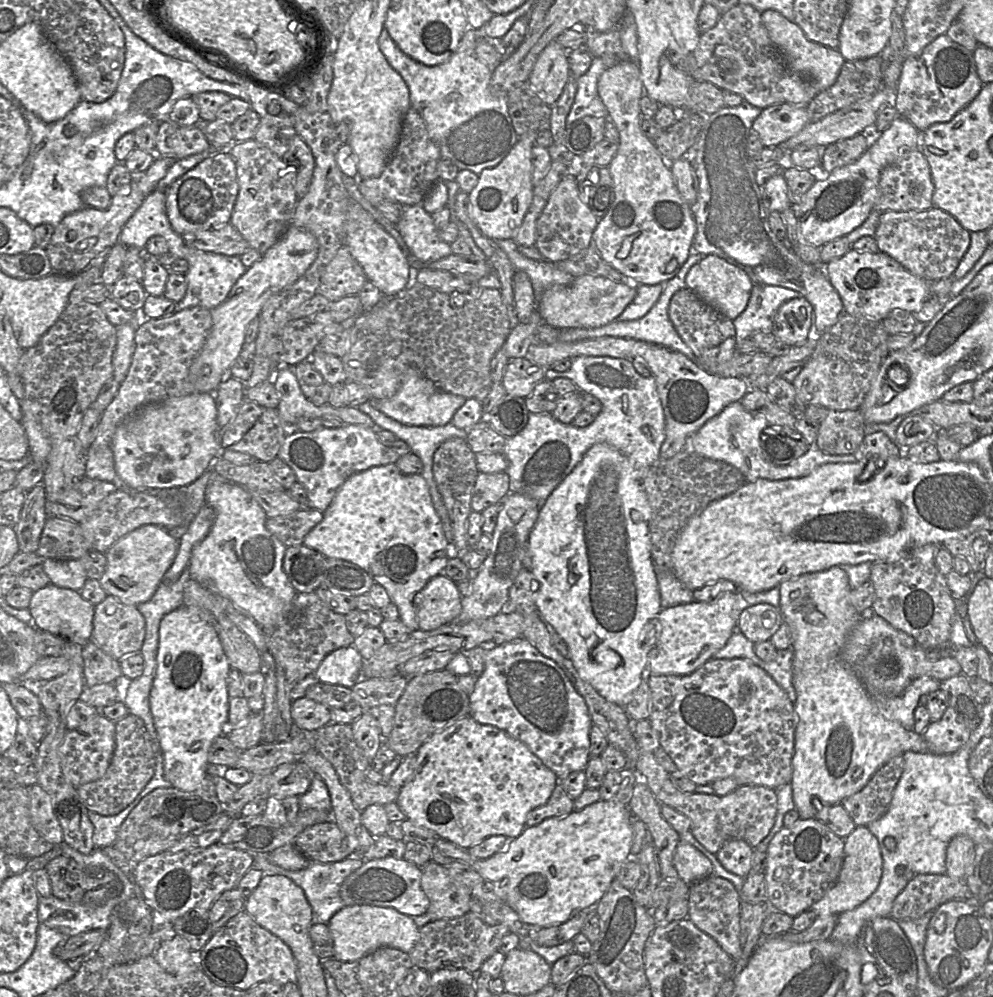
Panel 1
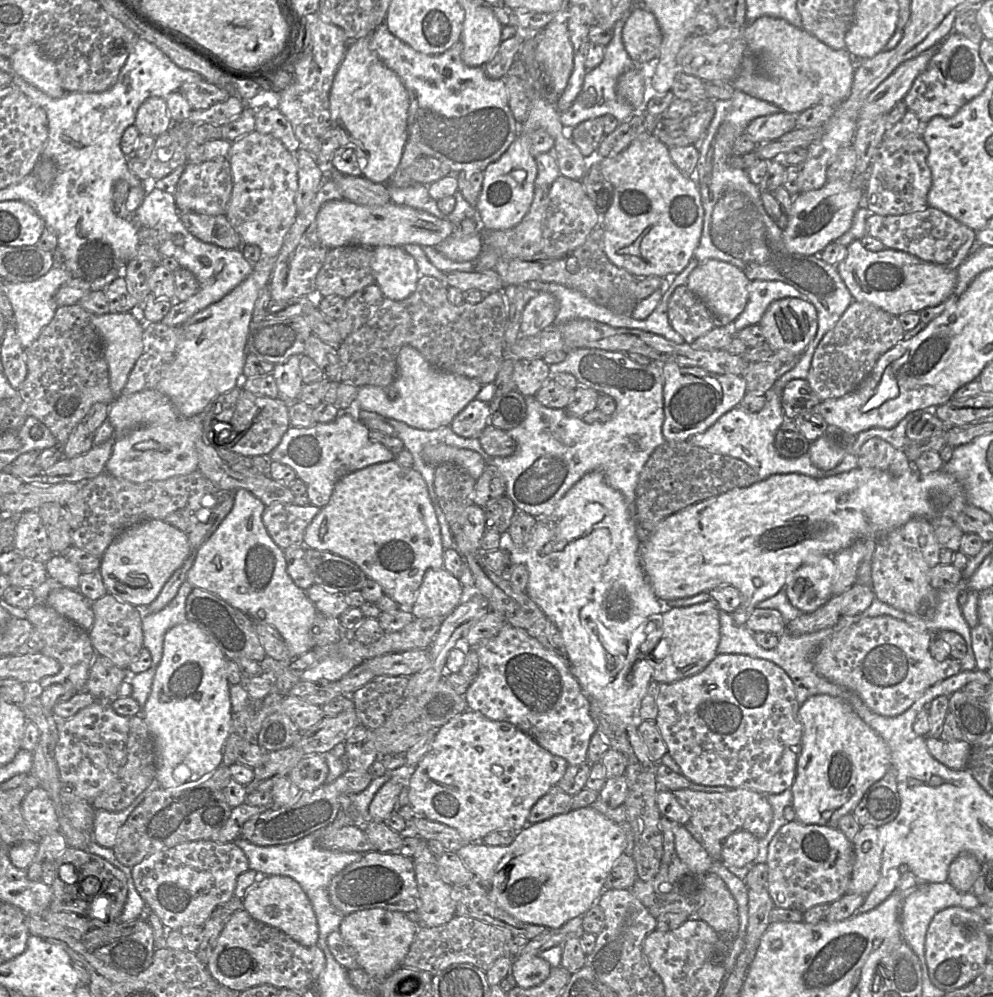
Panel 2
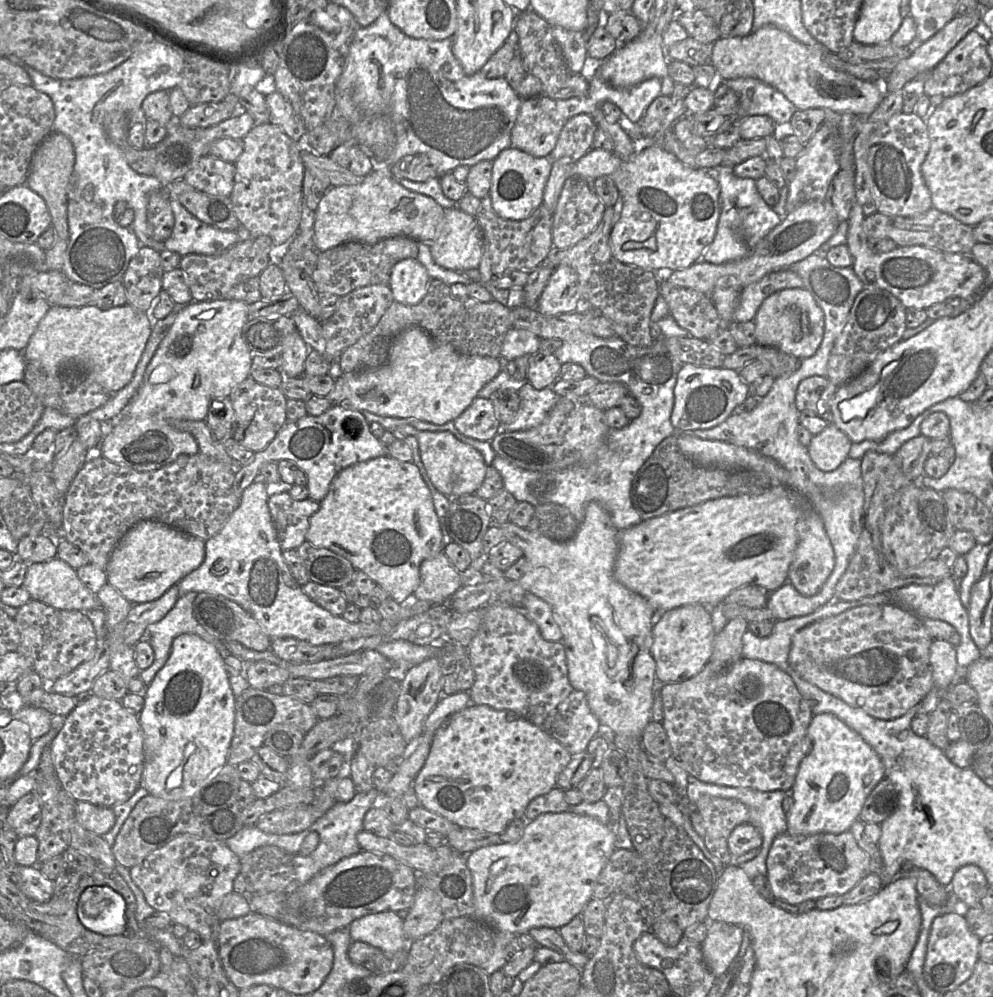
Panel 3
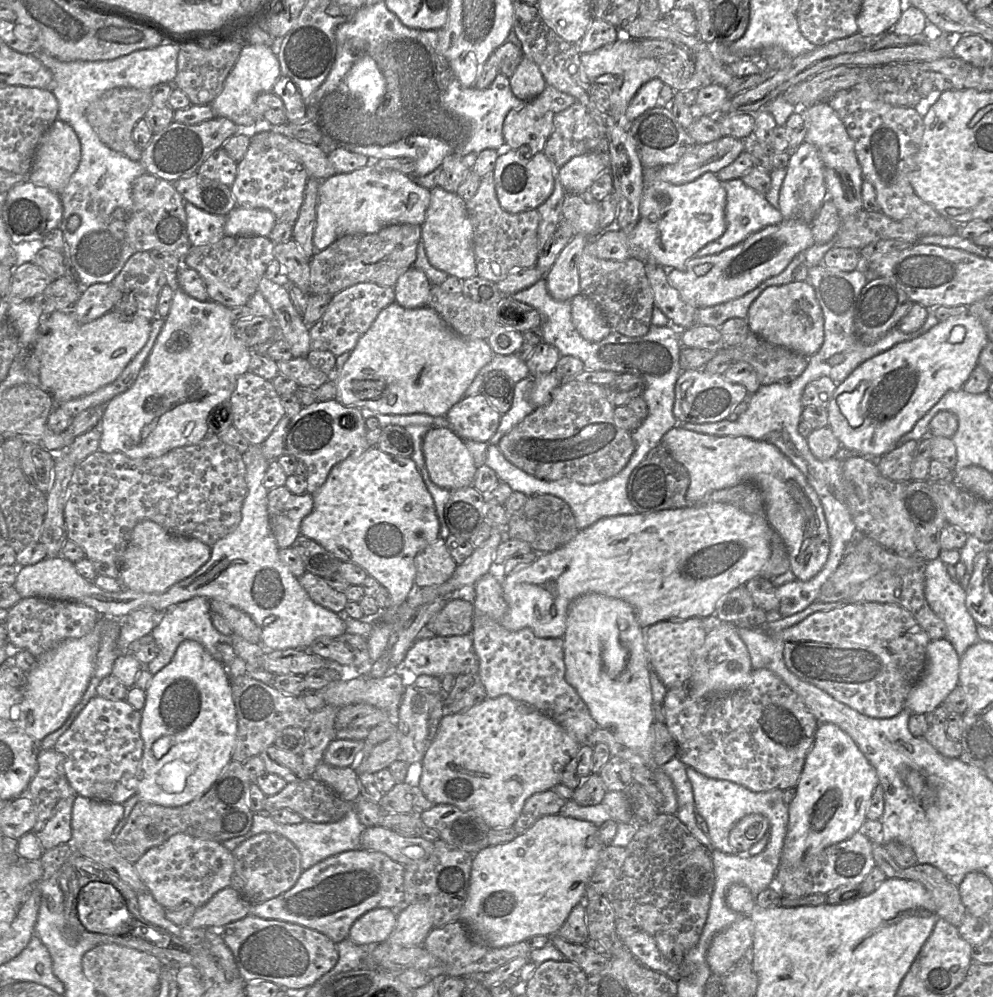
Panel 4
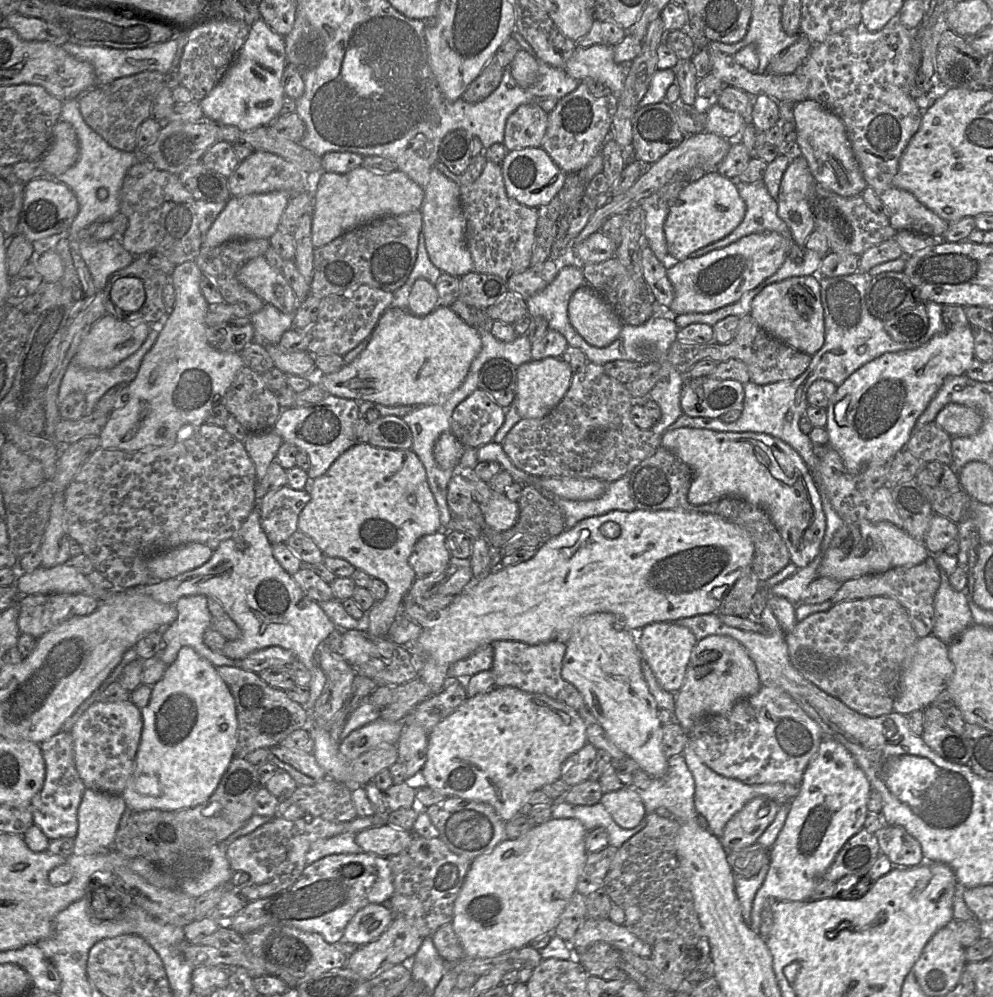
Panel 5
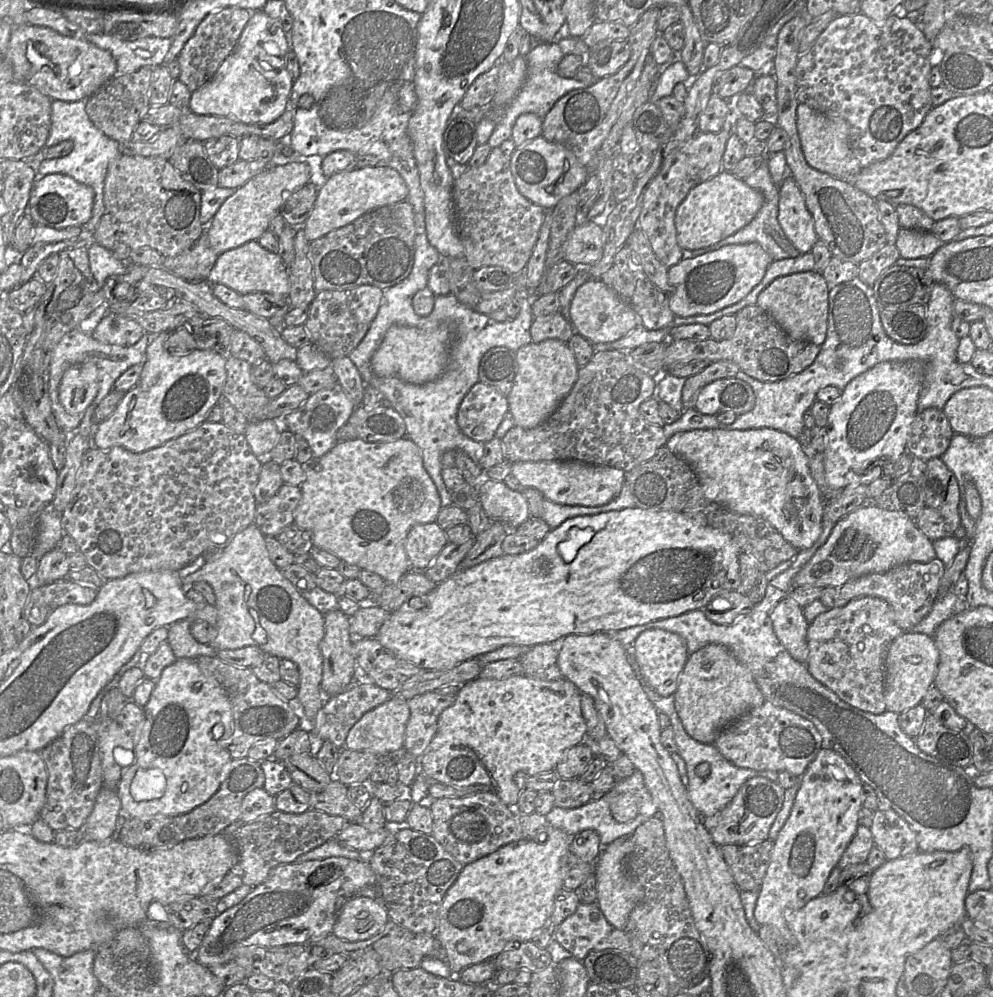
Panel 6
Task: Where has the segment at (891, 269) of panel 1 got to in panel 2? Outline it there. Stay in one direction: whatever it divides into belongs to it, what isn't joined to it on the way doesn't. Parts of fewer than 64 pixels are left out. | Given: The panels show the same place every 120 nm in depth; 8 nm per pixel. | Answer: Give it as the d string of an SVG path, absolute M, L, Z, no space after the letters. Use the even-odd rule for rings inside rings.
M855 240L847 246L846 257L837 265L837 270L854 300L868 302L894 316L919 313L925 308L940 304L953 295L957 283L957 270L923 261L902 251L885 248L878 252L871 252L862 246L860 240Z

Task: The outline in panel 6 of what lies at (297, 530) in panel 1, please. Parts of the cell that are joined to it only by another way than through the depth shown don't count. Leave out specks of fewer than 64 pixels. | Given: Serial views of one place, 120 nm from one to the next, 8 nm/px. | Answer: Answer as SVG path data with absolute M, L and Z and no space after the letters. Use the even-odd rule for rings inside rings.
M284 483L273 497L257 506L254 523L265 536L276 537L283 528L294 523L301 498L300 486Z

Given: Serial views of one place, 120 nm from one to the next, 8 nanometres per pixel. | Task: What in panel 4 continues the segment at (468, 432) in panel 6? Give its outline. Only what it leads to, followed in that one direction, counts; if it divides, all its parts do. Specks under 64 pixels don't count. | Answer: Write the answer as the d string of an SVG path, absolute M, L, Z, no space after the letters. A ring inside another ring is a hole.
M483 395L464 396L446 416L456 434L476 442L489 442L502 417Z

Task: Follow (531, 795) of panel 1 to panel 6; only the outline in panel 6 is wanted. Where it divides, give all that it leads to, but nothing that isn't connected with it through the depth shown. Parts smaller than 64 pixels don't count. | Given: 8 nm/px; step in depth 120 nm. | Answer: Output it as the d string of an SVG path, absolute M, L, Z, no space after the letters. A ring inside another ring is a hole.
M522 674L505 679L476 678L464 683L455 703L439 717L438 729L420 758L421 771L432 782L456 788L482 787L496 794L509 807L515 807L523 779L554 771L567 751L586 738L587 726L581 710L581 692L565 678L544 681Z

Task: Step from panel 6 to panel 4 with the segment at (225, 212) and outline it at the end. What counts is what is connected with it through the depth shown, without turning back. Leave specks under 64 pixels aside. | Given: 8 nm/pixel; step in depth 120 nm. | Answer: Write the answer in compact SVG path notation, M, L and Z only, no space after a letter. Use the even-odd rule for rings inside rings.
M236 206L227 216L225 236L268 237L277 220L267 209L248 209Z

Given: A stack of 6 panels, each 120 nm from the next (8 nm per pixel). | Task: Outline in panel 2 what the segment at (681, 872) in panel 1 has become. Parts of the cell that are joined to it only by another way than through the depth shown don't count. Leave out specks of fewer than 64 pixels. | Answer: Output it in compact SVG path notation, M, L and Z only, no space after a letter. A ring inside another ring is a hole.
M673 823L675 850L680 860L692 871L700 874L710 873L712 857L696 841L684 825Z

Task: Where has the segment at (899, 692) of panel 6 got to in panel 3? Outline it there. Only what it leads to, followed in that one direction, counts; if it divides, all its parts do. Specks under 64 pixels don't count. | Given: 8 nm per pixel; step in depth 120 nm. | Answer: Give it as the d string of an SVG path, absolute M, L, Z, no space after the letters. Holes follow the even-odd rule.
M933 639L930 645L930 664L933 688L918 704L920 711L926 714L936 709L955 676L958 668L955 647L945 640Z

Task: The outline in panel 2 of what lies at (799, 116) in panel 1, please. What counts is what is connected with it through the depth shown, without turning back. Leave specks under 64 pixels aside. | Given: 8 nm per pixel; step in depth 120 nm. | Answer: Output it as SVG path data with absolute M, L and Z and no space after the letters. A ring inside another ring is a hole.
M780 111L757 117L748 124L745 134L749 135L756 144L776 139L796 128L797 115Z

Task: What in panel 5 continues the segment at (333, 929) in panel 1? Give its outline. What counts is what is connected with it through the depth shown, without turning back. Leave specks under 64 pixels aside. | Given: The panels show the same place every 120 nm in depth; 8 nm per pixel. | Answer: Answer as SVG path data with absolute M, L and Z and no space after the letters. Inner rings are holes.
M368 904L348 922L343 941L355 946L371 943L383 934L393 918L394 913L387 904Z

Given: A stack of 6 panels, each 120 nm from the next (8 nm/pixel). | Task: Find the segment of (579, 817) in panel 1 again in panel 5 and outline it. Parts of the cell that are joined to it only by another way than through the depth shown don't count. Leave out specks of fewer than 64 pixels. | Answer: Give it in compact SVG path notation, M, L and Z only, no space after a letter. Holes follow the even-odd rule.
M551 818L516 839L506 839L492 851L472 860L461 890L454 903L451 924L464 951L464 959L494 957L521 948L535 937L553 933L560 915L577 891L576 885L584 867L588 831L575 818Z

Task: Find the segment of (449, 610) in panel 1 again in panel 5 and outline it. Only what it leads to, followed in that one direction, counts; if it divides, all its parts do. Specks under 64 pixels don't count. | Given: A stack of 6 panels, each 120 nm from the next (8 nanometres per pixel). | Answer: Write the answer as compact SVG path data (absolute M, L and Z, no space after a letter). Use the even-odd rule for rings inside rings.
M439 530L417 541L409 558L416 578L425 578L449 565L452 556L446 544L446 533Z

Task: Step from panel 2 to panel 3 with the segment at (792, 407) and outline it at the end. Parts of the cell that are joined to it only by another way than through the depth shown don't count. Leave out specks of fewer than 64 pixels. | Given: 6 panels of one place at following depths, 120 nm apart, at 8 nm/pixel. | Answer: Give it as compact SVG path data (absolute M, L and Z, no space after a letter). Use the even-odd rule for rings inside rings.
M812 376L801 380L795 394L795 406L799 412L805 410L824 413L829 411L829 401L837 387L826 377Z

